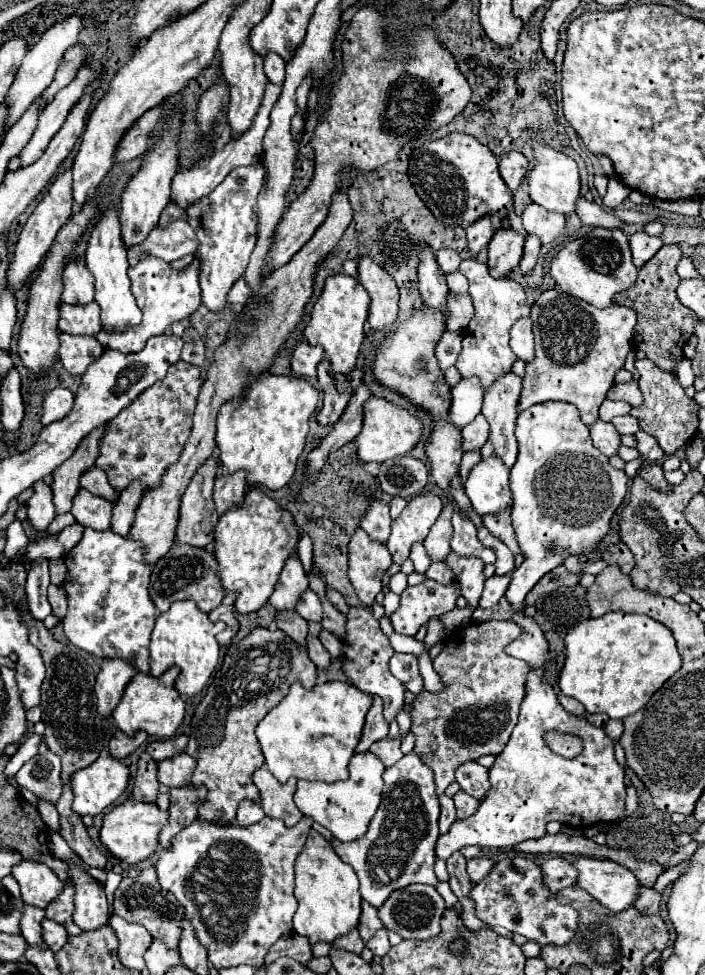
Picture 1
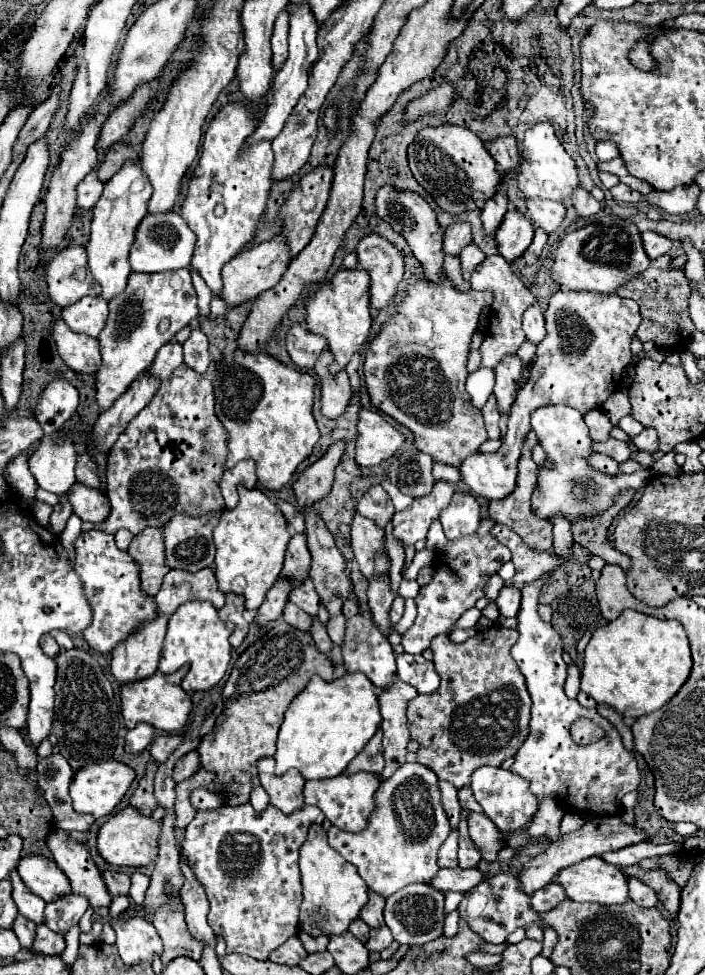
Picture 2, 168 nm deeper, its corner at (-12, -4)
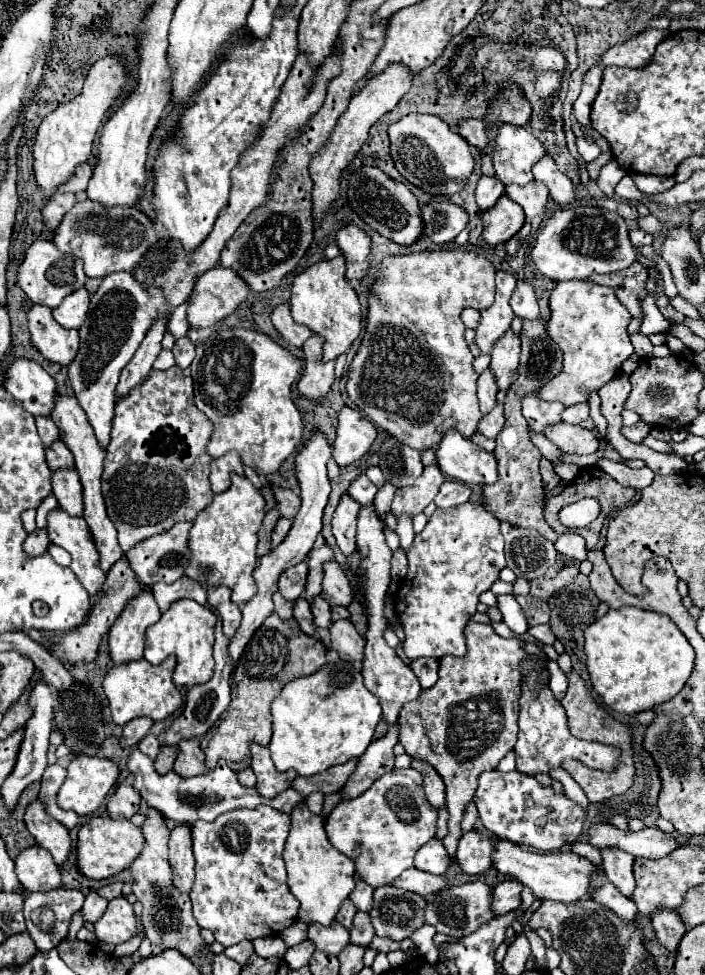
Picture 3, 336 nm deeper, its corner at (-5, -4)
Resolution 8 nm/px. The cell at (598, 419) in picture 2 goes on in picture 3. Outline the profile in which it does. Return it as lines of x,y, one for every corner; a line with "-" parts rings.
576,403
576,405
570,405
562,411
562,421
574,423
574,425
578,425
580,421
584,421
588,417
590,417
588,415
588,403

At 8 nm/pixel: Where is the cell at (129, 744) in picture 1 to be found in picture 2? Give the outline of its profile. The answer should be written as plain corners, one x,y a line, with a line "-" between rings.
141,723
137,725
135,729
131,729
125,737
125,751
127,753
141,753
145,751
151,743
153,743
153,737
155,737
155,729

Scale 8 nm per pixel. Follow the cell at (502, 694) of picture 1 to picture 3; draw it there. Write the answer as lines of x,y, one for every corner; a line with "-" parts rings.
470,621
466,627
468,655
462,659
440,659
440,679
438,683
422,691
418,699
406,703
400,711
400,743
404,743
406,753
428,761
446,783
446,807
450,813
448,835
444,837
444,847
454,857
460,839
460,821
468,801
472,801
478,789
478,777
484,771
494,771
498,761
514,749
518,735
518,701
520,701
520,663
530,655
524,651
522,639
504,639
494,633
492,625
482,625

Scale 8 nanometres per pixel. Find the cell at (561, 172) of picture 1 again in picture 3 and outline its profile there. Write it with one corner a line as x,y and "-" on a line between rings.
504,123
494,139
492,163
496,177
506,183
526,185
532,181
532,165
544,155
544,145
528,127

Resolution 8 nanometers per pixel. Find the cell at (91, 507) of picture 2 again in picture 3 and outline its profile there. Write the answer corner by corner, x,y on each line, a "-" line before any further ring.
60,469
52,473
52,487
58,505
70,515
82,515
82,487
76,469

